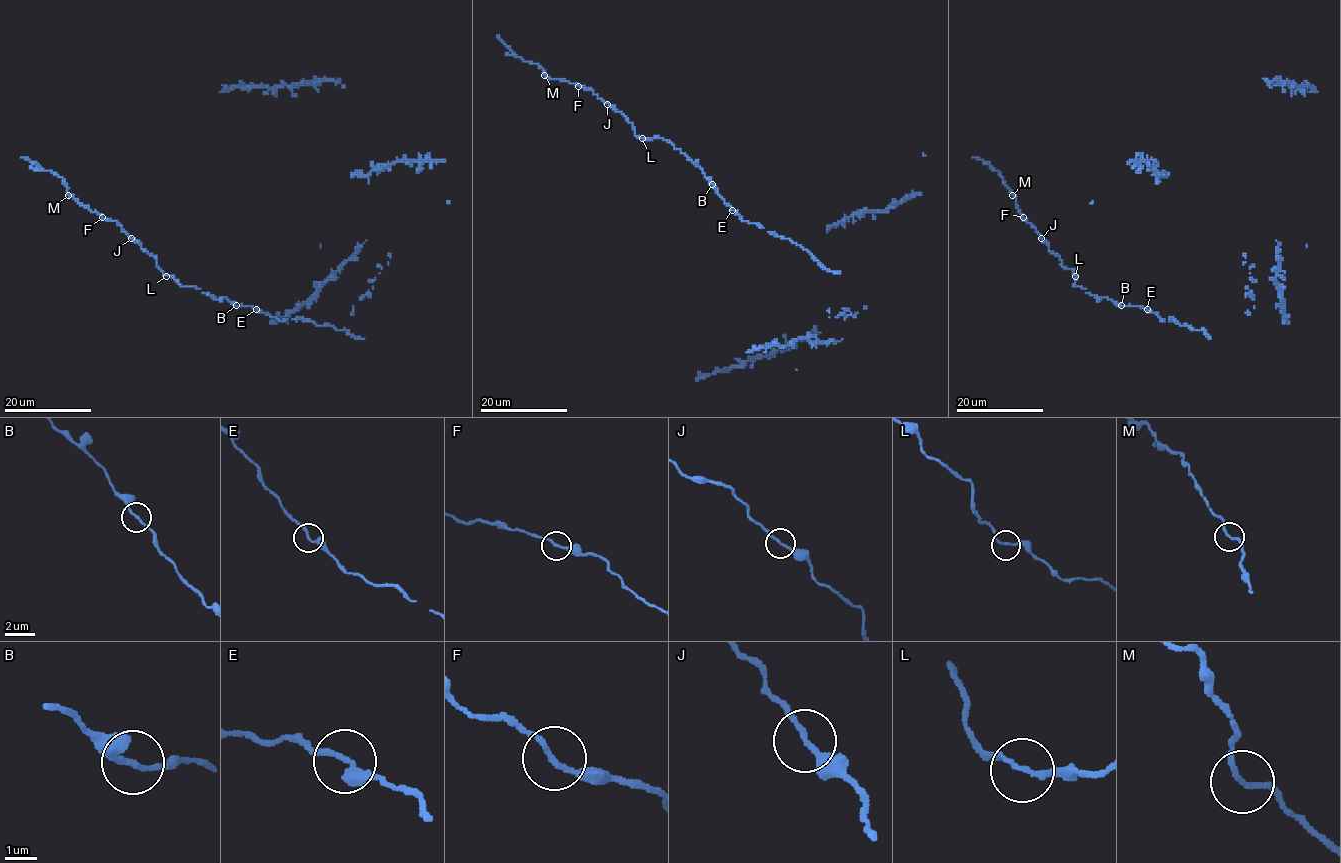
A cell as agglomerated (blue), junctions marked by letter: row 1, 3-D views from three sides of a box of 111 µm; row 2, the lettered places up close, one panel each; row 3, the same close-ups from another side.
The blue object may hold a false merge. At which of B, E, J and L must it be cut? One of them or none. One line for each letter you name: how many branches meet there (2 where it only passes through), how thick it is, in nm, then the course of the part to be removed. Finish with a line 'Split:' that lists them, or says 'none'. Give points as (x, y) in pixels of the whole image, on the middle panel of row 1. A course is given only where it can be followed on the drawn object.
Split: none

